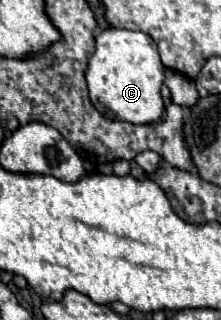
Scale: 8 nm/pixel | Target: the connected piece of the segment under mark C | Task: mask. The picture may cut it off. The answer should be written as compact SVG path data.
M105 29L95 37L95 53L89 59L85 77L89 85L91 103L103 113L111 115L119 121L129 123L155 123L163 113L163 99L161 99L161 85L163 85L165 67L157 53L157 43L141 31L125 31L125 29Z

